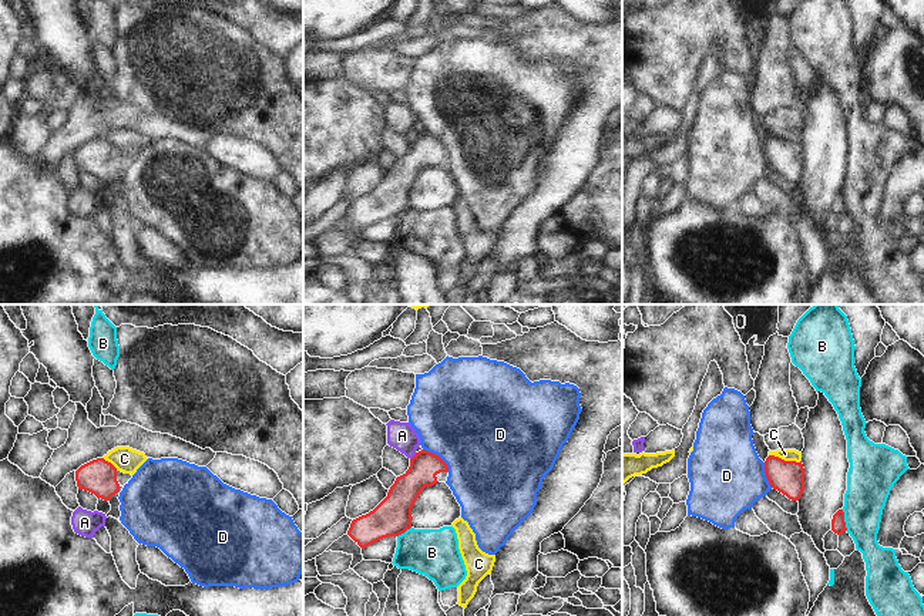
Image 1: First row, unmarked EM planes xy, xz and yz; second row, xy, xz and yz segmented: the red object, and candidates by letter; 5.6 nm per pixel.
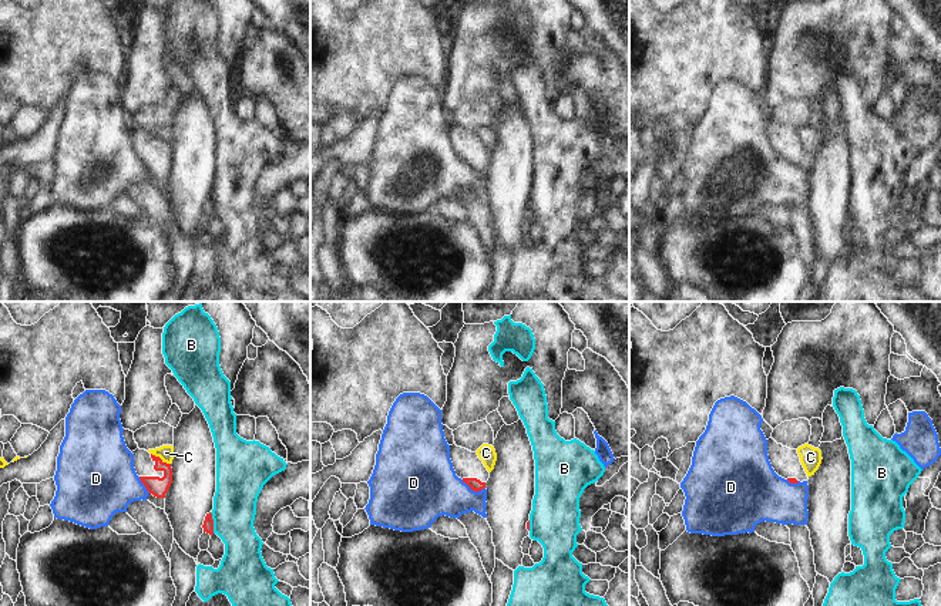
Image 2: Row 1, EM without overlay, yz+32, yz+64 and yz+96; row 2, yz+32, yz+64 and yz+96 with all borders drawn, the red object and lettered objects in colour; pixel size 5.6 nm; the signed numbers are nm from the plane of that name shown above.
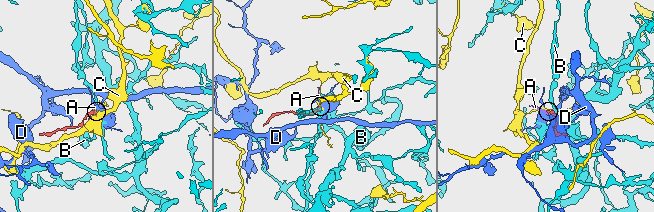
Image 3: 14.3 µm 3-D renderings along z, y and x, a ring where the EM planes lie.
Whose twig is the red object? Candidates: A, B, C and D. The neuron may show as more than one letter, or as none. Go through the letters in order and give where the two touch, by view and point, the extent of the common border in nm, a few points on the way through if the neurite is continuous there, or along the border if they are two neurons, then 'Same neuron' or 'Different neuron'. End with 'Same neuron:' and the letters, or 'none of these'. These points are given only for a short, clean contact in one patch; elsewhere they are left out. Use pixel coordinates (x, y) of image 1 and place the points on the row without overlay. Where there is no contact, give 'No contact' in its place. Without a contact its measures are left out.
A: Touches red at xz (413, 138). Shared border 60 nm. Boundary: xz (416, 134), (410, 141). Different neuron
B: Touches red at yz (843, 201). Shared border 120 nm. Boundary: yz (842, 191), (847, 211). Different neuron
C: Touches red at yz (783, 141). Shared border 190 nm. Boundary: yz (769, 135), (790, 142), (800, 142). Different neuron
D: Touches red at xz (437, 137). Shared border 200 nm. Boundary: xz (423, 130), (434, 134), (449, 151). Different neuron
Same neuron: none of these.

